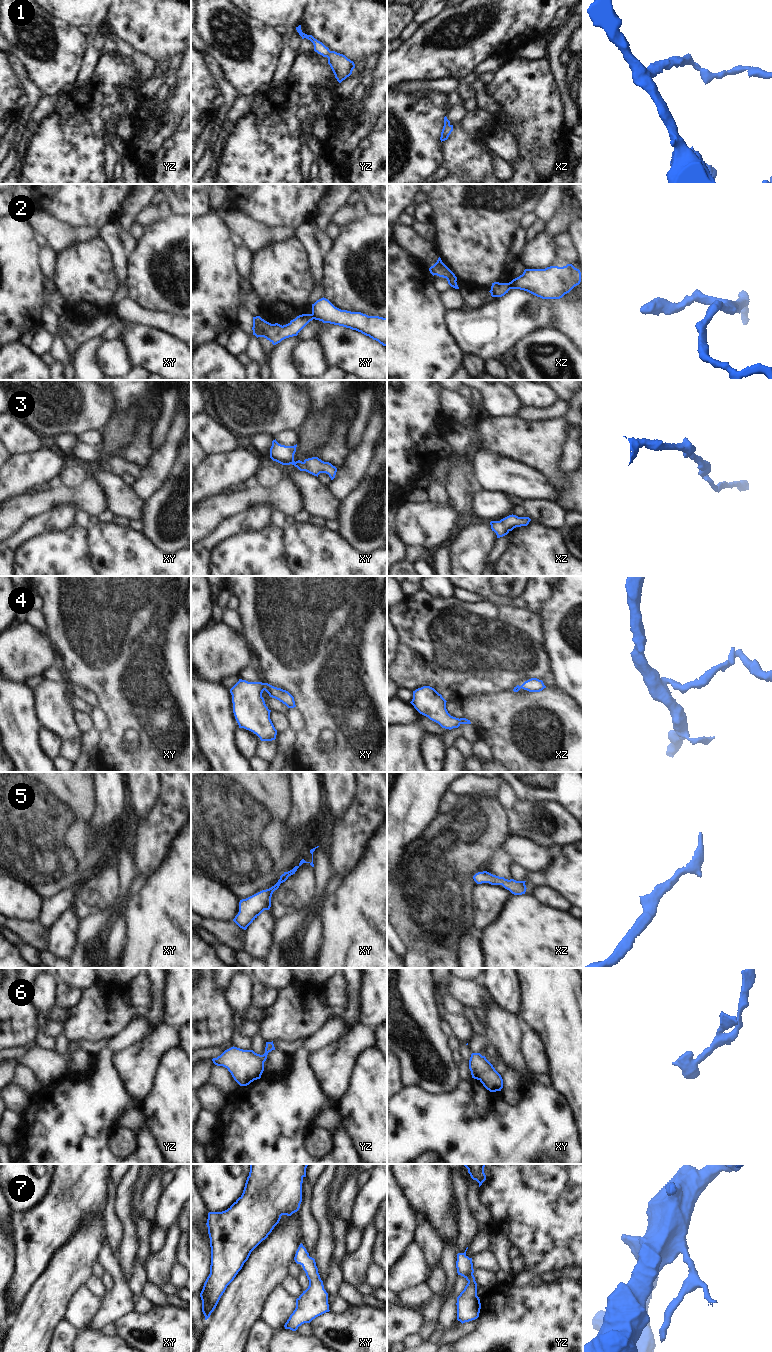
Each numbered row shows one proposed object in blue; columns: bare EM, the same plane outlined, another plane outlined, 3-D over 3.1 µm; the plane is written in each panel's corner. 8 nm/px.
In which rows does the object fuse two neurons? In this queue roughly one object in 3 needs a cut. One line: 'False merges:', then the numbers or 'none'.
False merges: 2

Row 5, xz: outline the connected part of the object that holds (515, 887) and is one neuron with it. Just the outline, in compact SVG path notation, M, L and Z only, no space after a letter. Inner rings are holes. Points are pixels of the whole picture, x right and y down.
M487 871L478 872L473 876L474 881L477 884L489 883L491 885L502 885L505 889L509 890L514 895L522 895L526 892L526 881L516 881L514 879L505 879L493 875Z

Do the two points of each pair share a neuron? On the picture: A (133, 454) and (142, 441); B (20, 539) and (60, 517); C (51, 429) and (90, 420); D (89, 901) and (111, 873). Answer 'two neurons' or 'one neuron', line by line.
A: one neuron
B: one neuron
C: one neuron
D: one neuron

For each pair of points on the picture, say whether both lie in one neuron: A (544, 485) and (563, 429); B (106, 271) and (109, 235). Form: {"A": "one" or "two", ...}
{"A": "two", "B": "two"}

